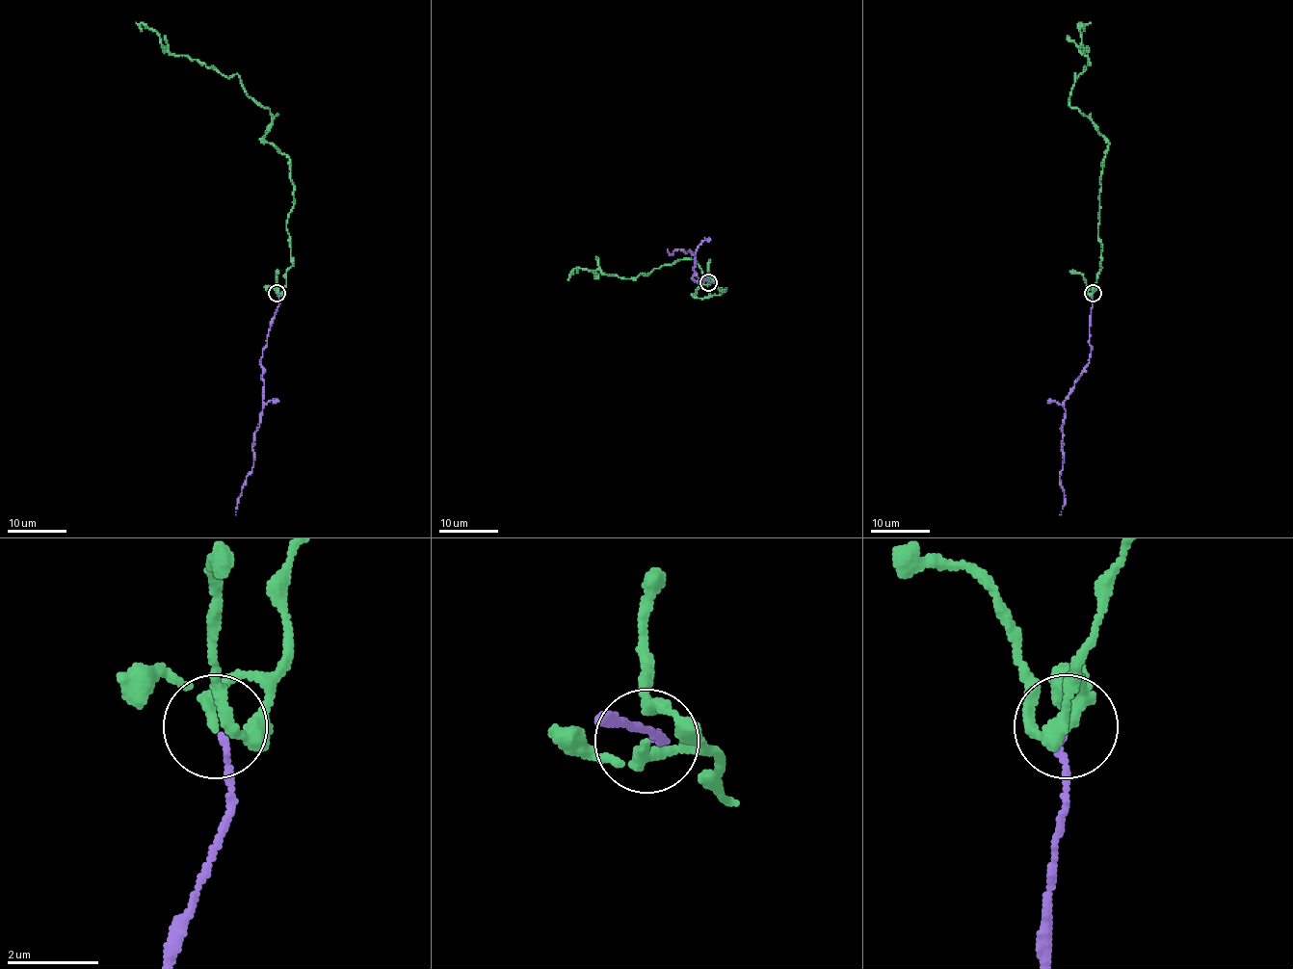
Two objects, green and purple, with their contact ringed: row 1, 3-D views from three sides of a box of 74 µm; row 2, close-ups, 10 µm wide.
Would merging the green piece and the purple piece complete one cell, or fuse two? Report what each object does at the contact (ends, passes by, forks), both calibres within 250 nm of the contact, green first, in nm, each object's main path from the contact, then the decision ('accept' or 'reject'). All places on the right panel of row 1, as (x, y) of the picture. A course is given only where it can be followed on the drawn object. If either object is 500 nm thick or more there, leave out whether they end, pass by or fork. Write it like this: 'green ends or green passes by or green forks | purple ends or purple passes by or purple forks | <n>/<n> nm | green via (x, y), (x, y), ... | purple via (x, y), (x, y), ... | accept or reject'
green passes by | purple ends | 190/140 nm | green via (1092, 293), (1108, 141), (1069, 105), (1074, 74), (1089, 63), (1079, 25), (1091, 22) | purple via (1092, 295), (1089, 363), (1064, 402), (1059, 478), (1064, 503), (1059, 514) | accept

